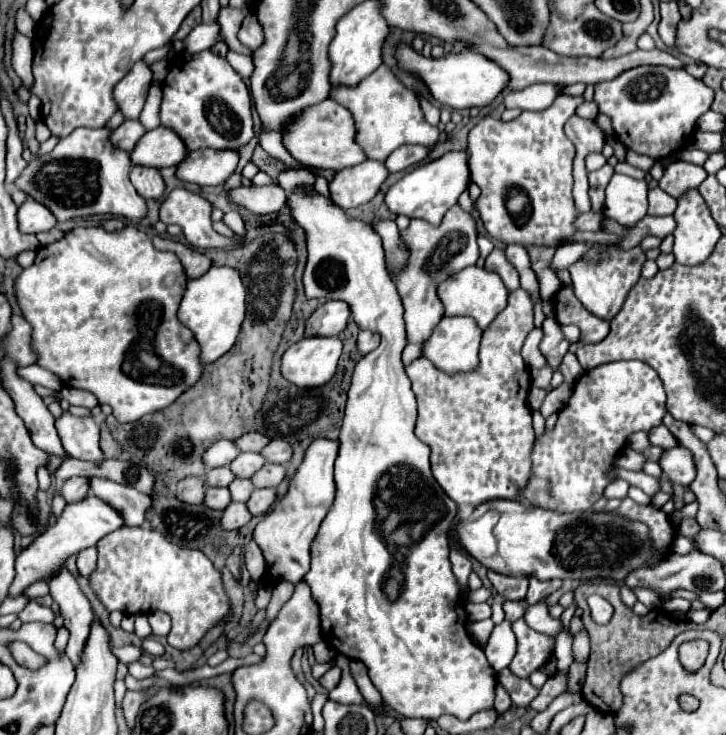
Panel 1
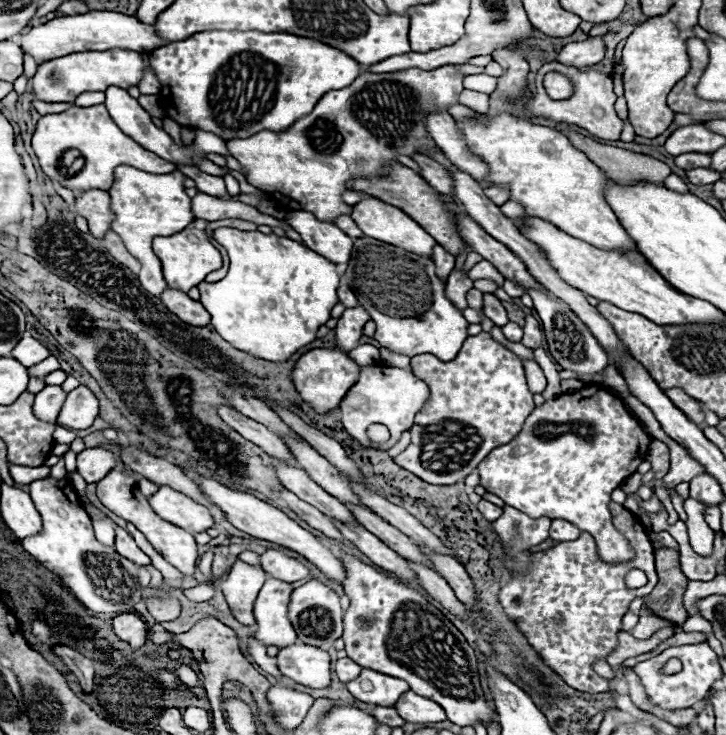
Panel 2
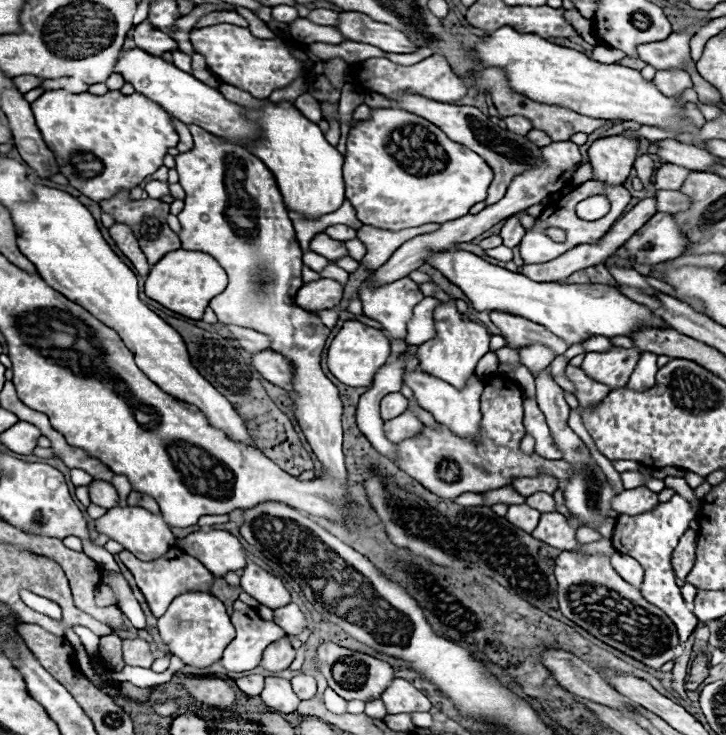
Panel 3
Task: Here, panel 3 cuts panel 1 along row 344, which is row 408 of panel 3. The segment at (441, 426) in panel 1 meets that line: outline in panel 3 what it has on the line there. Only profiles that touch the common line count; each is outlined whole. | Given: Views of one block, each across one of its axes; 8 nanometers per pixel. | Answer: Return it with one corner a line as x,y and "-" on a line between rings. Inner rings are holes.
486,378
480,410
482,420
478,440
462,438
442,424
438,428
424,426
420,430
420,438
406,438
396,444
396,466
418,480
424,488
450,500
464,492
486,492
502,488
512,484
514,478
550,474
564,482
576,472
574,466
564,460
546,460
536,452
524,454
520,450
520,440
526,434
522,426
522,392
510,378

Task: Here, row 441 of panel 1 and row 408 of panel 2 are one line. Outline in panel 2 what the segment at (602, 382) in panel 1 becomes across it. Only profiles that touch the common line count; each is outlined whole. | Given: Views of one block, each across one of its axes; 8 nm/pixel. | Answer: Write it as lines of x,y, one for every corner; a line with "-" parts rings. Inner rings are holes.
586,386
572,394
562,394
554,400
536,406
534,412
524,422
520,434
508,444
492,450
484,462
478,466
480,484
486,492
500,496
508,506
514,506
526,512
530,518
560,518
568,520
584,532
590,532
596,538
598,552
606,562
626,562
632,558
632,548
624,536
612,526
610,520
610,492
620,488
622,482
636,472
636,468
646,460
650,448
650,434
644,426
628,412
624,400
608,390

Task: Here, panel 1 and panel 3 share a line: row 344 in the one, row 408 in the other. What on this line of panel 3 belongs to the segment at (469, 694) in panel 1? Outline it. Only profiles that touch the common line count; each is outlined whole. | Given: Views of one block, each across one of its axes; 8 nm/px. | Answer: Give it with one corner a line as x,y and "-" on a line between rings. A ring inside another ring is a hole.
392,392
392,394
386,394
382,400
380,400
380,418
382,420
390,420
390,418
396,418
400,416
408,406
408,400
400,394
400,392

